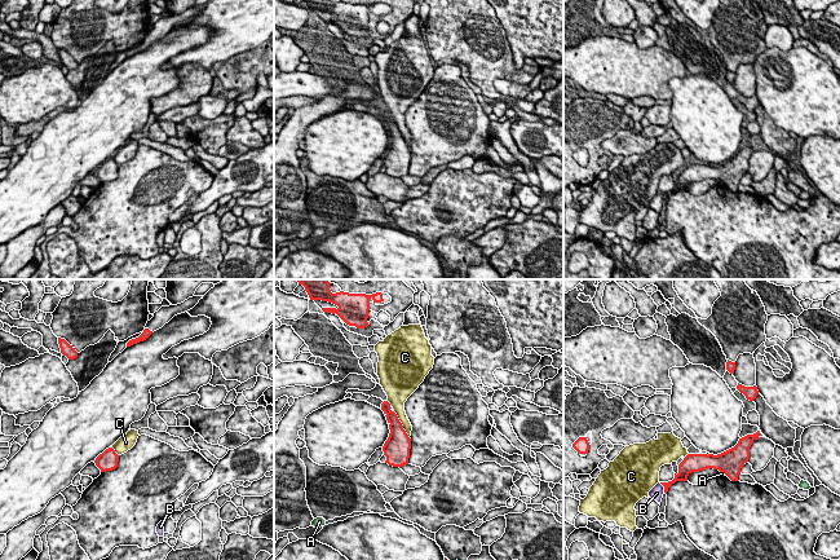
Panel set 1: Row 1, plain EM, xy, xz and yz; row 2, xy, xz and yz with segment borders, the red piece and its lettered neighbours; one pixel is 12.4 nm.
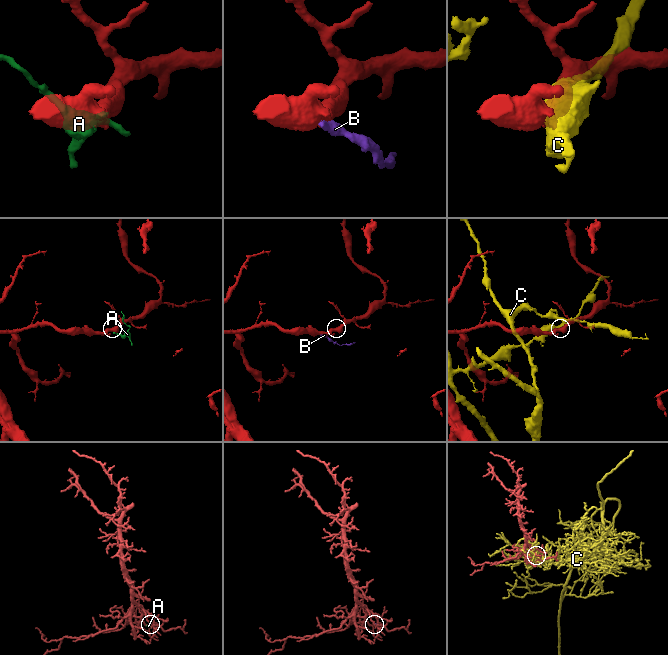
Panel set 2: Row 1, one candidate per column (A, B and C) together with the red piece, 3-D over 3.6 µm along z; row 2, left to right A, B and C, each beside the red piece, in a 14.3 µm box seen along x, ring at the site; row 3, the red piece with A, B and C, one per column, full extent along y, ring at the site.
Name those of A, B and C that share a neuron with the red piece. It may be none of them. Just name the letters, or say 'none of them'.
none of them

